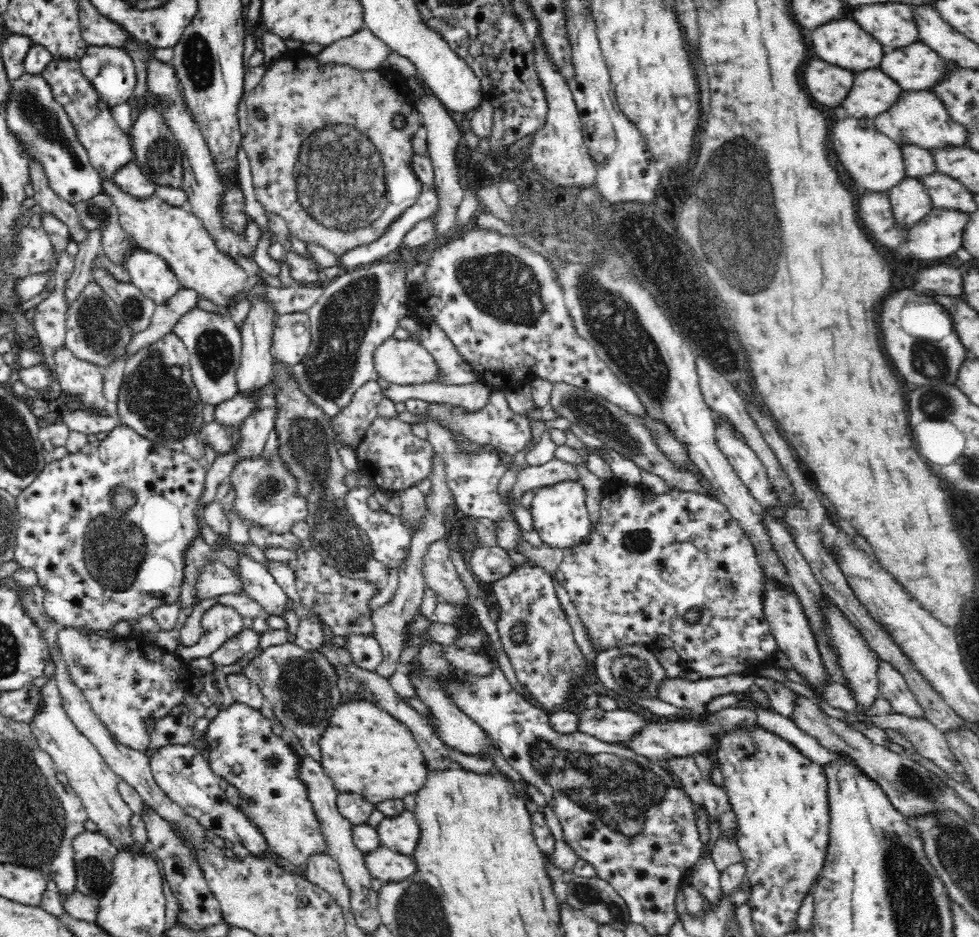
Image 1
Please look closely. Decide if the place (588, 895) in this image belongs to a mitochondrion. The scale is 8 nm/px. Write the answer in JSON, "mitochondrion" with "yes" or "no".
{"mitochondrion":"yes"}

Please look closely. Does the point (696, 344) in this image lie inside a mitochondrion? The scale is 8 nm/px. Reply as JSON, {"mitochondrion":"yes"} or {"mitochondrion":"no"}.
{"mitochondrion":"no"}

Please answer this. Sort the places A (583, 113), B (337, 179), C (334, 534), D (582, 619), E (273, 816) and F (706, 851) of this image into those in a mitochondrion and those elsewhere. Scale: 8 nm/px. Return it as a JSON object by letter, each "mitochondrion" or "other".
{"A":"other","B":"mitochondrion","C":"mitochondrion","D":"other","E":"mitochondrion","F":"other"}

